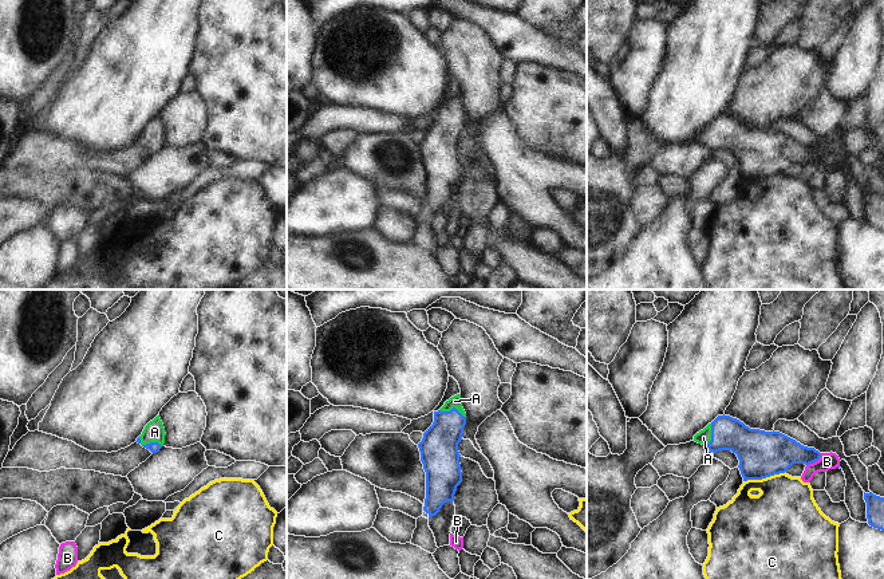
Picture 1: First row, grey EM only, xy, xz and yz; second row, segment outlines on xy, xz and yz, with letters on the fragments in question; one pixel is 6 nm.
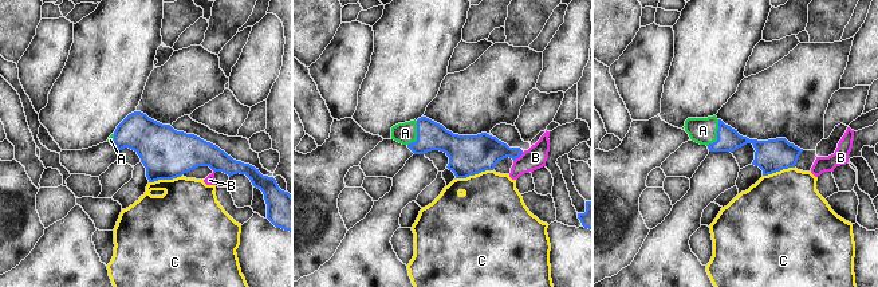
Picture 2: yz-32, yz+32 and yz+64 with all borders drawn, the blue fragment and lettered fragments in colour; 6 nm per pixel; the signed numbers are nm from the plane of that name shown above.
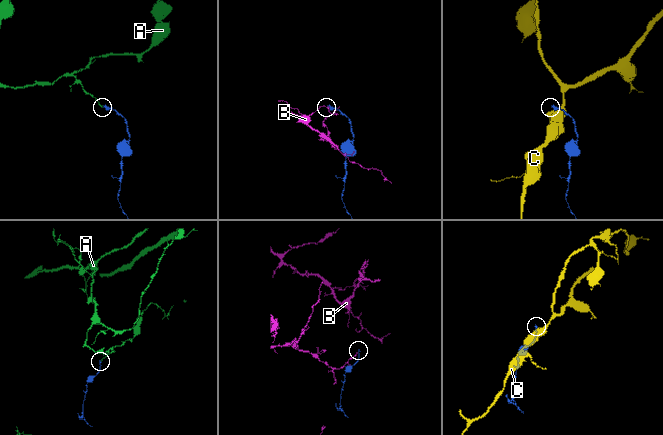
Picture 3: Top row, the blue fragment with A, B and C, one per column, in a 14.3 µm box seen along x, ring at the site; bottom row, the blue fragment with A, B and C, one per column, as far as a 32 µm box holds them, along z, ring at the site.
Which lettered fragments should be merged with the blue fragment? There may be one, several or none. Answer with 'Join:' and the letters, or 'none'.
Join: A

